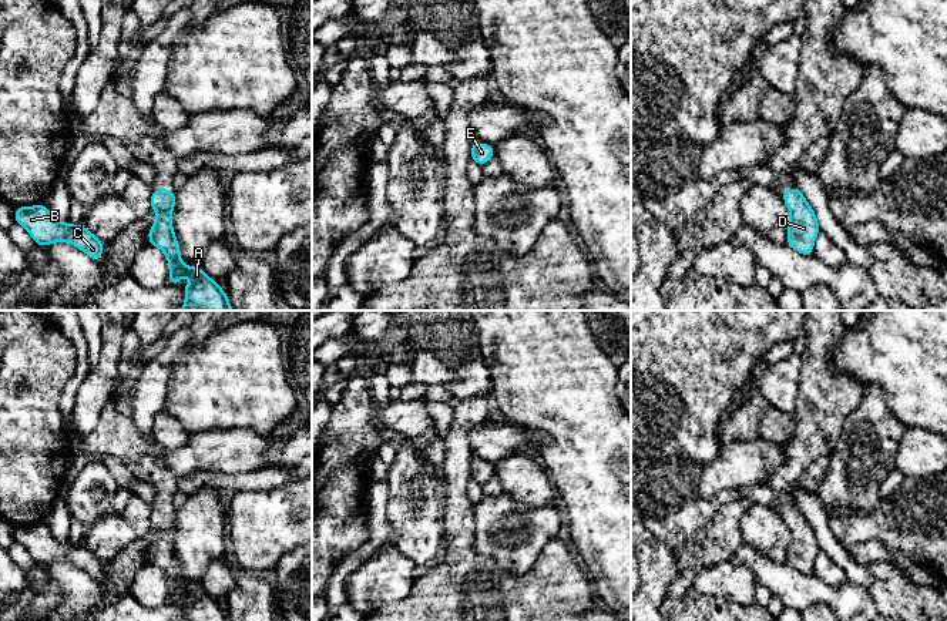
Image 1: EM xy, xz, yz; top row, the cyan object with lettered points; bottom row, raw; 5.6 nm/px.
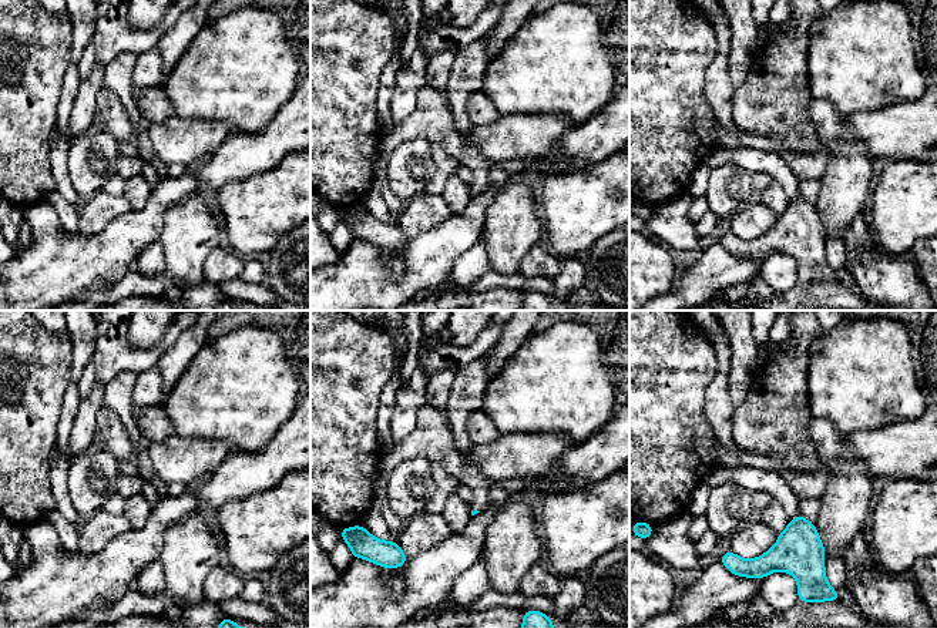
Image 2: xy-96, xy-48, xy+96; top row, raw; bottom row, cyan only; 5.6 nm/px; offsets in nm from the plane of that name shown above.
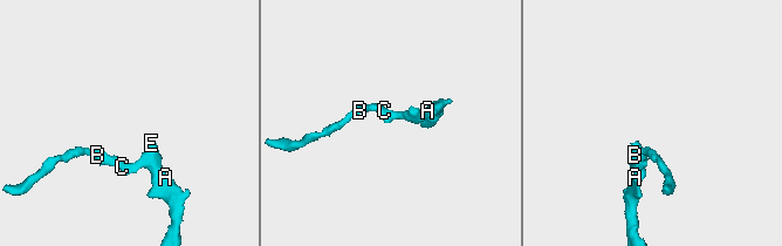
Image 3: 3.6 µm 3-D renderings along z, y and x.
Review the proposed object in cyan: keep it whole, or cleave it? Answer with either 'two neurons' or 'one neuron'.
one neuron

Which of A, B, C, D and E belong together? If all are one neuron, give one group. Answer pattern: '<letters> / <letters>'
A B C D E

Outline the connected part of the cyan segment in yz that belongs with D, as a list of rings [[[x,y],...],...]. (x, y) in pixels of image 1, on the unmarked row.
[[[796,504],[782,510],[780,516],[790,530],[786,564],[805,575],[812,575],[813,563],[820,550],[815,530]]]

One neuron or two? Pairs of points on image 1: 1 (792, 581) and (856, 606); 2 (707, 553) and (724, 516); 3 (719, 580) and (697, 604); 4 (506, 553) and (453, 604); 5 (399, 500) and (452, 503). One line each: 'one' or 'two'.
1: one
2: one
3: two
4: two
5: two

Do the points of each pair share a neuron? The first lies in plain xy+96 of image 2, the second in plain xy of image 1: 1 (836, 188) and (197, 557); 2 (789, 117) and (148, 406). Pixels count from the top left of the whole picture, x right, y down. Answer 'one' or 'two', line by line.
1: one
2: two

